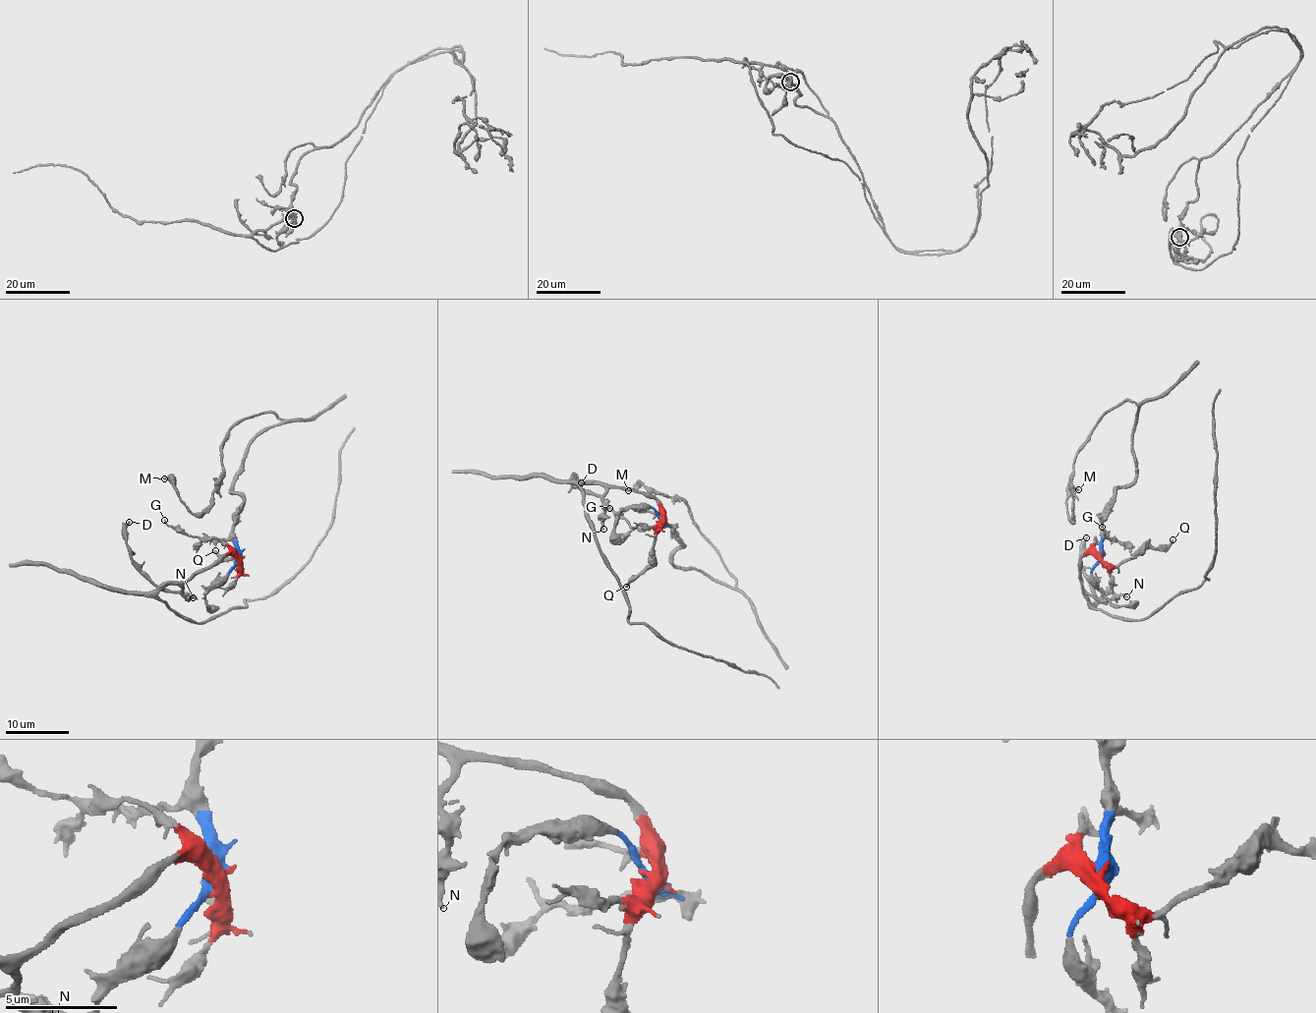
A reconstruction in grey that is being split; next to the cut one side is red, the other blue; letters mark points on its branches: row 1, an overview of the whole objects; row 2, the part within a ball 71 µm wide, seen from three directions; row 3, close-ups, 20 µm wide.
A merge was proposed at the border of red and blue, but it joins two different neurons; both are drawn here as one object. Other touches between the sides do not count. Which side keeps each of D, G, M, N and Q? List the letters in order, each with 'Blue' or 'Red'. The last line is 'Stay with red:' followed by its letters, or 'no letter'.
D: Red
G: Blue
M: Blue
N: Red
Q: Red
Stay with red: D, N, Q

